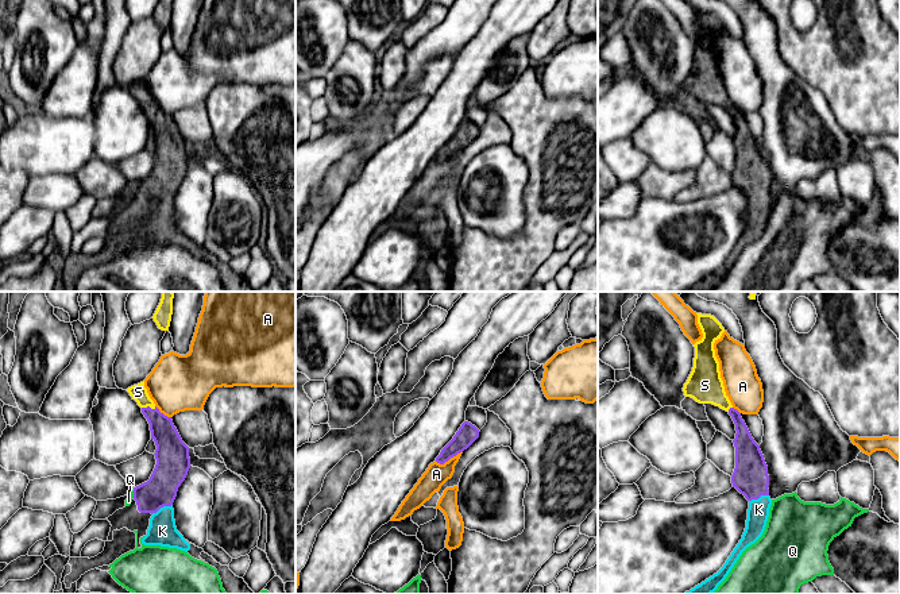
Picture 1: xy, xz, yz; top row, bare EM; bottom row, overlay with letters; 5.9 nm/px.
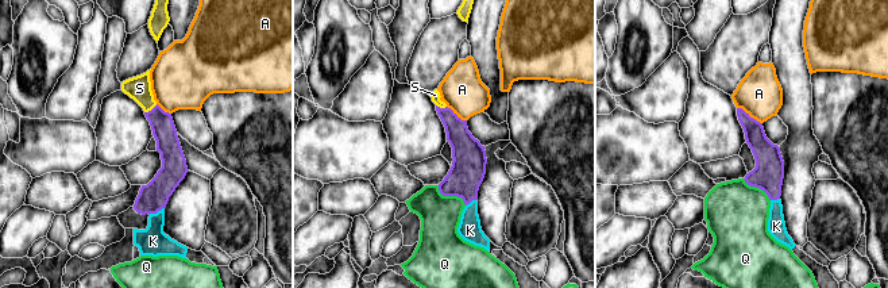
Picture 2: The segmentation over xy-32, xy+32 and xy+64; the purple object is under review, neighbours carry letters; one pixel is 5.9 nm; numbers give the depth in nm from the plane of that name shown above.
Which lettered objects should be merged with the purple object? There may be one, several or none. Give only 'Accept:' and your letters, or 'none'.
Accept: K, S

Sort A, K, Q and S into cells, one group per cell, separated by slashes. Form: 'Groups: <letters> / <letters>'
Groups: A / K S / Q

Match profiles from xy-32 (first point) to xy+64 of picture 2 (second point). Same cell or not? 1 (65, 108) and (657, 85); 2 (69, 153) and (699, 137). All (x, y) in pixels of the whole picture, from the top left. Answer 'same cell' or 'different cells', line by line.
1: same cell
2: different cells

